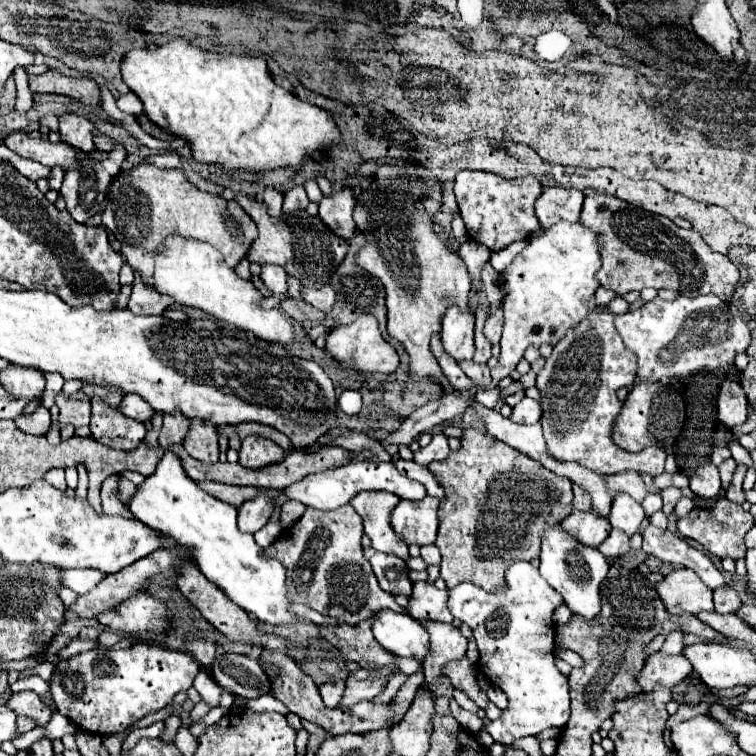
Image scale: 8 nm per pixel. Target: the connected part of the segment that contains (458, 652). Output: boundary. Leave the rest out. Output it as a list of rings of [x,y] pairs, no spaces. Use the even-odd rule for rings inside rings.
[[[421,623],[429,633],[429,655],[423,661],[425,683],[441,677],[441,669],[453,661],[465,657],[467,639],[451,623]]]

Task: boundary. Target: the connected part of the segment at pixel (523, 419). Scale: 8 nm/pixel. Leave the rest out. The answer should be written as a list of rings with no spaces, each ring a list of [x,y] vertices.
[[[525,397],[519,405],[513,407],[513,413],[511,413],[511,421],[513,423],[523,423],[523,425],[531,425],[531,423],[537,423],[541,421],[541,403],[539,401],[533,401],[529,397]]]

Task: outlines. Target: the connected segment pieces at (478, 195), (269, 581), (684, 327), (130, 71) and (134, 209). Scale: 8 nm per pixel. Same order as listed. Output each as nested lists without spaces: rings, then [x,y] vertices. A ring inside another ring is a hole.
[[[461,171],[455,179],[455,197],[465,221],[469,239],[489,247],[491,251],[501,251],[515,241],[525,241],[541,229],[535,215],[535,199],[541,195],[543,187],[533,175],[503,179],[489,171]]]
[[[175,453],[163,455],[155,473],[137,487],[137,493],[127,507],[141,523],[187,547],[199,571],[233,603],[255,615],[261,623],[273,627],[291,627],[297,623],[299,617],[291,611],[293,601],[285,587],[285,565],[265,555],[251,533],[239,531],[235,507],[195,487]]]
[[[677,295],[673,301],[655,297],[637,311],[617,315],[615,327],[623,343],[637,353],[637,375],[643,381],[663,381],[727,367],[751,343],[749,327],[739,311],[727,301],[717,299],[717,295]]]
[[[175,37],[155,49],[131,49],[121,61],[121,75],[129,89],[143,101],[145,115],[155,125],[189,139],[193,159],[199,163],[219,163],[225,169],[247,171],[265,171],[287,165],[301,167],[303,161],[311,157],[311,151],[321,151],[339,139],[331,115],[275,85],[263,57],[205,51]]]
[[[143,161],[129,171],[121,171],[111,181],[107,199],[103,225],[121,241],[121,253],[125,255],[127,263],[141,271],[143,281],[149,287],[153,283],[153,251],[171,233],[211,243],[223,253],[229,267],[235,267],[239,259],[247,255],[257,237],[253,219],[249,219],[237,201],[227,201],[215,193],[197,189],[185,177],[183,169],[161,169],[149,161]]]

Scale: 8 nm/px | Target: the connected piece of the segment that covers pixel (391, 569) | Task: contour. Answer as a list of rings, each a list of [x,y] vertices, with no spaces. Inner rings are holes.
[[[367,547],[363,549],[365,557],[369,559],[373,571],[375,571],[375,577],[381,585],[383,591],[391,593],[391,595],[411,595],[411,587],[413,583],[409,581],[407,573],[407,563],[391,553],[381,553],[381,551],[375,551],[373,547]]]

